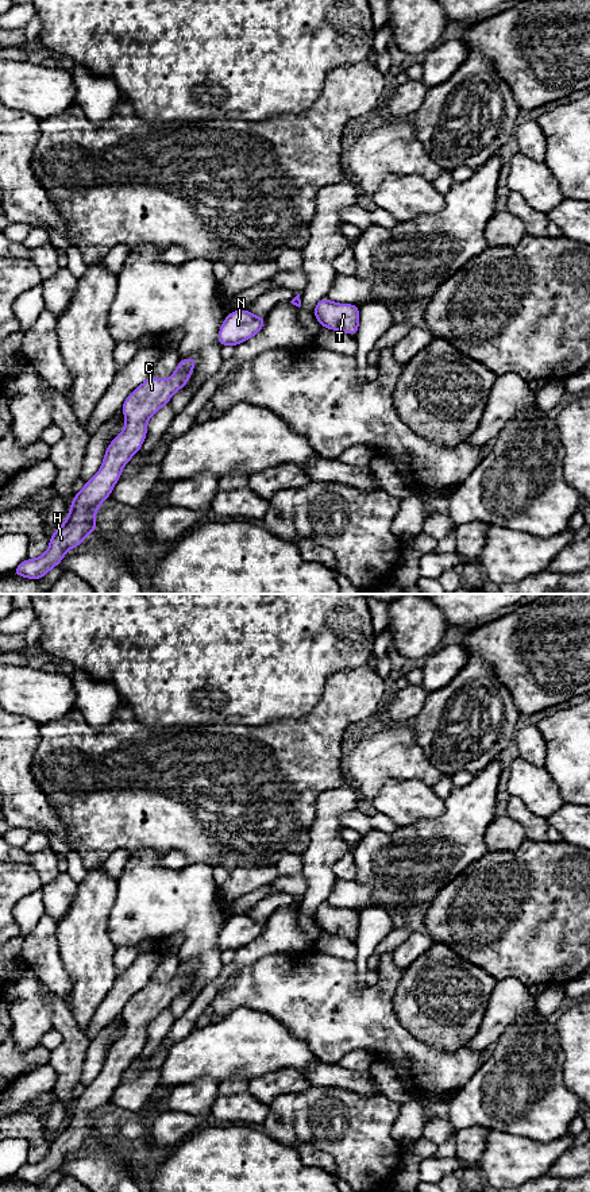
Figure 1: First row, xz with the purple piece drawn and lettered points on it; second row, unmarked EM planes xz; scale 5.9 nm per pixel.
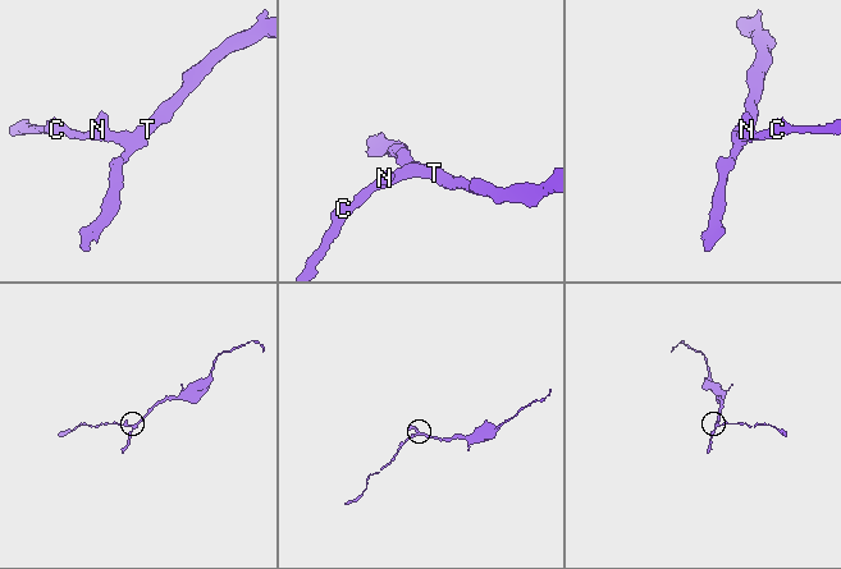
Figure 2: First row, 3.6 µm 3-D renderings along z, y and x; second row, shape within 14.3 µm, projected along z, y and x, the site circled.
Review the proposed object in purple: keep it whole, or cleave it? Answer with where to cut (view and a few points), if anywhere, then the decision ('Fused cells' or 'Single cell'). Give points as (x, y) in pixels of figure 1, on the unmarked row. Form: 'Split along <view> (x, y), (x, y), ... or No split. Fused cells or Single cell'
No split. Single cell

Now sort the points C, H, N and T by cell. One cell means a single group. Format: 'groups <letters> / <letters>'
groups C H N T

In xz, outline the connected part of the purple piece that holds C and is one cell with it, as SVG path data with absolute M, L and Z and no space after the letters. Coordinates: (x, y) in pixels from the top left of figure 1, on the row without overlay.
M194 961L180 965L167 984L150 980L126 1003L122 1011L126 1023L123 1037L107 1052L103 1071L96 1080L74 1100L69 1120L50 1141L49 1154L38 1164L26 1164L12 1179L39 1185L61 1168L69 1154L82 1149L84 1143L99 1131L95 1119L112 1098L123 1072L142 1053L147 1039L147 1026L186 990L194 971Z

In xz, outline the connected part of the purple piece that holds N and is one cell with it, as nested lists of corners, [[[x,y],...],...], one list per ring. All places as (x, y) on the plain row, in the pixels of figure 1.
[[[248,914],[234,915],[223,926],[217,946],[223,950],[238,950],[255,941],[265,930],[266,921],[254,921]]]

